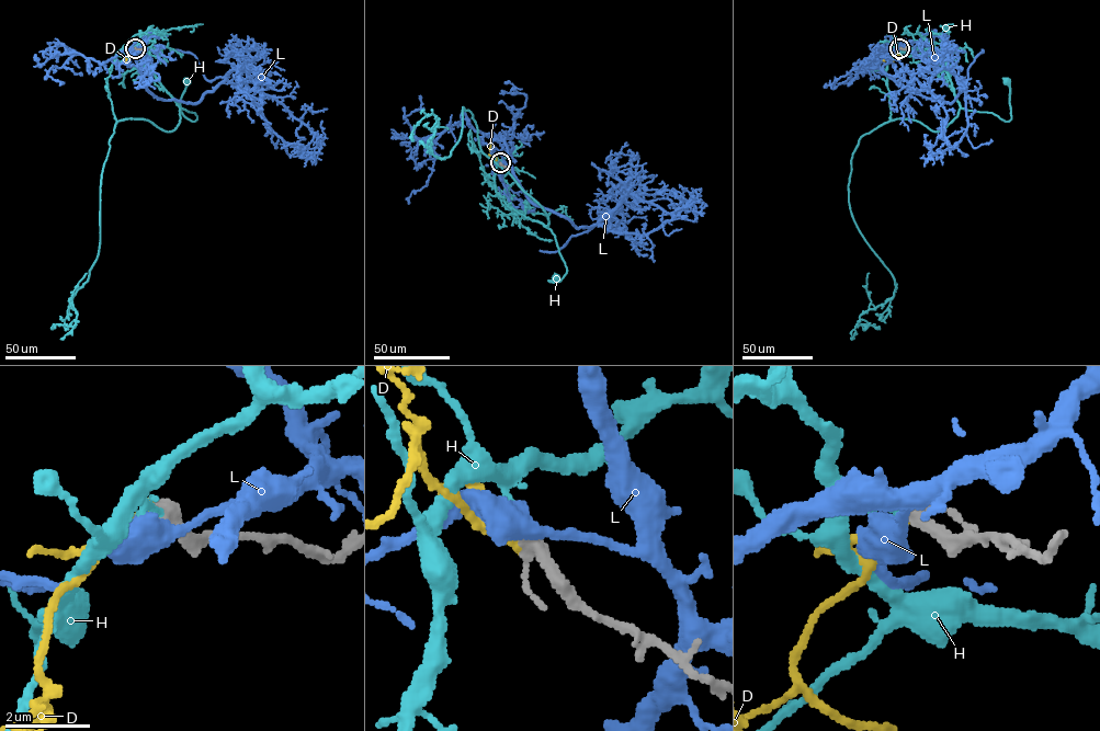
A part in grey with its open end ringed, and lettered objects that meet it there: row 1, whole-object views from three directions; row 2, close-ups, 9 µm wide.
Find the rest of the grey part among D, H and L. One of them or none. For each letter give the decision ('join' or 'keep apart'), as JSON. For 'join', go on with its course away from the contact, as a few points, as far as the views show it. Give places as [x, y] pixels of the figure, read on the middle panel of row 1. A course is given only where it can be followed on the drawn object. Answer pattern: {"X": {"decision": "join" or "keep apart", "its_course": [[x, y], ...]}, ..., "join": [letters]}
{"D": {"decision": "keep apart"}, "H": {"decision": "join", "its_course": [[500, 162], [495, 191], [511, 209], [541, 223], [555, 237], [566, 267], [559, 280], [548, 280], [555, 277]]}, "L": {"decision": "keep apart"}, "join": ["H"]}

